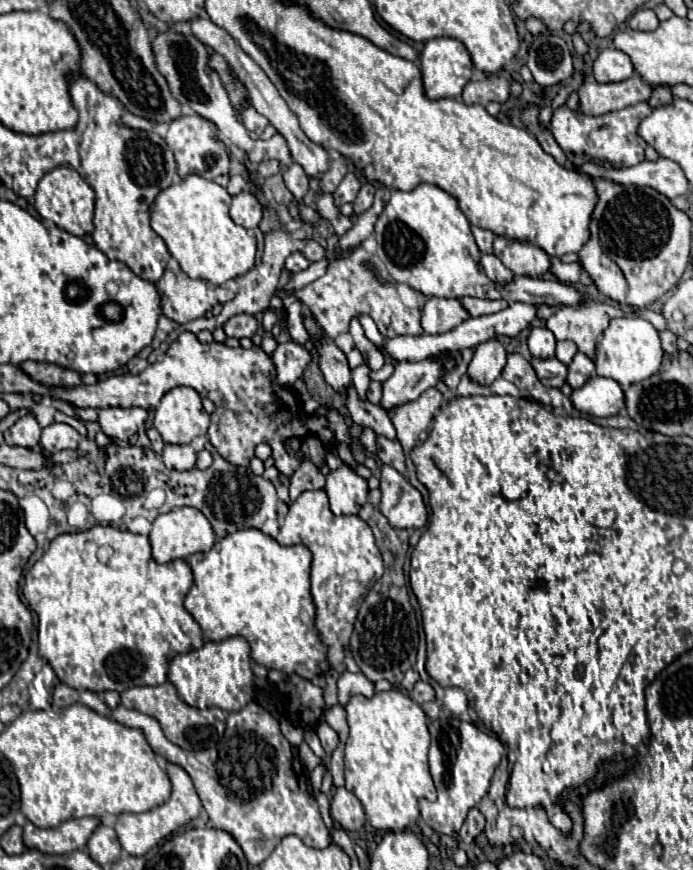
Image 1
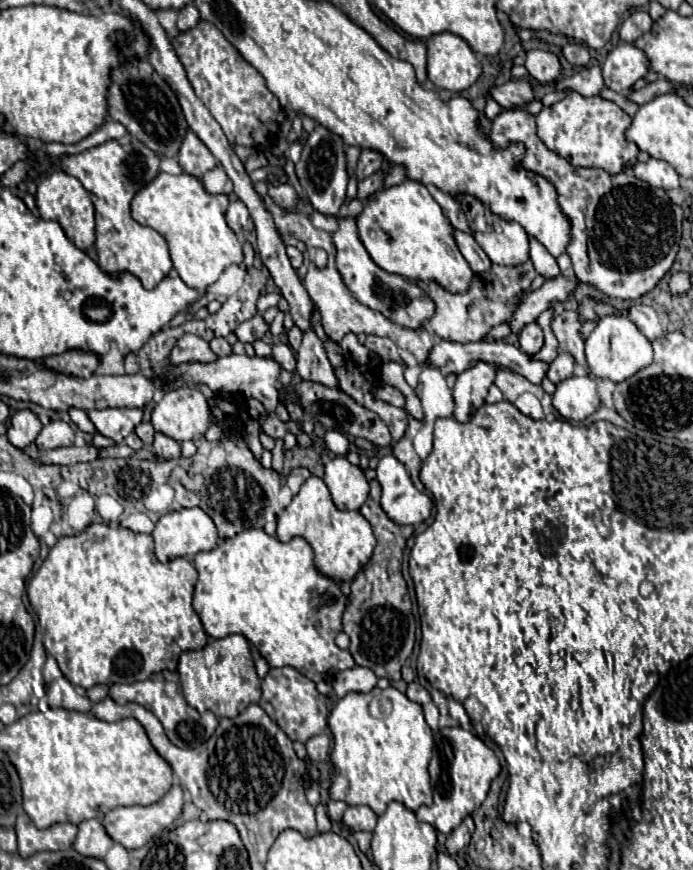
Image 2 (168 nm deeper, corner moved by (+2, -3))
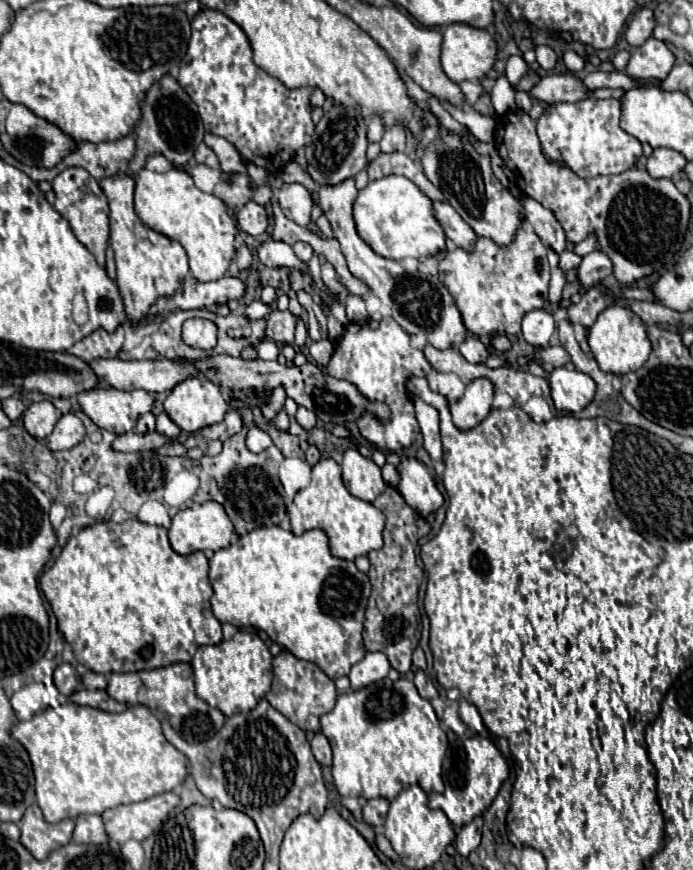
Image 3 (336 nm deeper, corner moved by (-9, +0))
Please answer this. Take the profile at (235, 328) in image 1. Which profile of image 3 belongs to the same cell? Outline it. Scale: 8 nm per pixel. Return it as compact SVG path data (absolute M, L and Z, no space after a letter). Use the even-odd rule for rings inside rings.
M273 311L267 317L267 337L277 343L295 343L295 325L299 317L295 317L291 311Z

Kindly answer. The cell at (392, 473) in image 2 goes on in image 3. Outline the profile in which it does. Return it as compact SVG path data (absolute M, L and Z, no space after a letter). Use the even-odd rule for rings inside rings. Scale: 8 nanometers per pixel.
M403 459L397 469L401 473L397 489L415 511L427 517L443 505L443 495L423 463L417 459Z

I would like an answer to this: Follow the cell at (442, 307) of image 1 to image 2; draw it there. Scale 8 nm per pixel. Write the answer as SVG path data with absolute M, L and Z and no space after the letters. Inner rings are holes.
M524 262L520 266L498 266L492 264L492 270L488 274L478 274L464 294L450 294L444 288L440 288L436 282L430 282L426 286L428 296L436 304L434 316L428 320L428 328L440 336L442 340L454 340L454 342L478 342L486 336L486 332L492 326L498 326L506 322L516 308L516 302L522 298L520 292L530 286L530 282L536 278L536 270L532 262Z

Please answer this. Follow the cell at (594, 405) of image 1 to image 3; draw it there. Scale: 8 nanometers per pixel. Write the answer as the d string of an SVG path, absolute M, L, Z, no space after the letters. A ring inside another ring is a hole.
M567 367L553 369L547 381L551 387L551 399L557 411L577 413L585 409L595 395L595 381L591 381L591 377L575 369L567 369Z

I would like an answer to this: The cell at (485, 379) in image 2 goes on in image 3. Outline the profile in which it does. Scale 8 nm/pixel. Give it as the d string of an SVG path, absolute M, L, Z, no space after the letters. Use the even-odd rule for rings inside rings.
M475 379L467 385L465 395L451 405L451 417L457 429L473 429L487 417L493 401L493 383L489 379Z

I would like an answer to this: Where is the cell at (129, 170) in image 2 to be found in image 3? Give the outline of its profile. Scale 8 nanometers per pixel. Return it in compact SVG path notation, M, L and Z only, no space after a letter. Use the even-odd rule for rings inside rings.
M113 175L109 179L99 181L101 189L105 191L109 199L109 209L111 209L111 247L115 251L115 263L117 263L117 287L121 291L123 303L125 303L125 313L127 321L131 325L137 325L143 317L149 315L151 305L159 297L173 297L175 291L179 289L181 281L189 273L189 263L187 263L187 253L181 243L171 241L169 237L149 229L147 225L141 223L141 219L133 211L133 191L135 183L127 175Z

